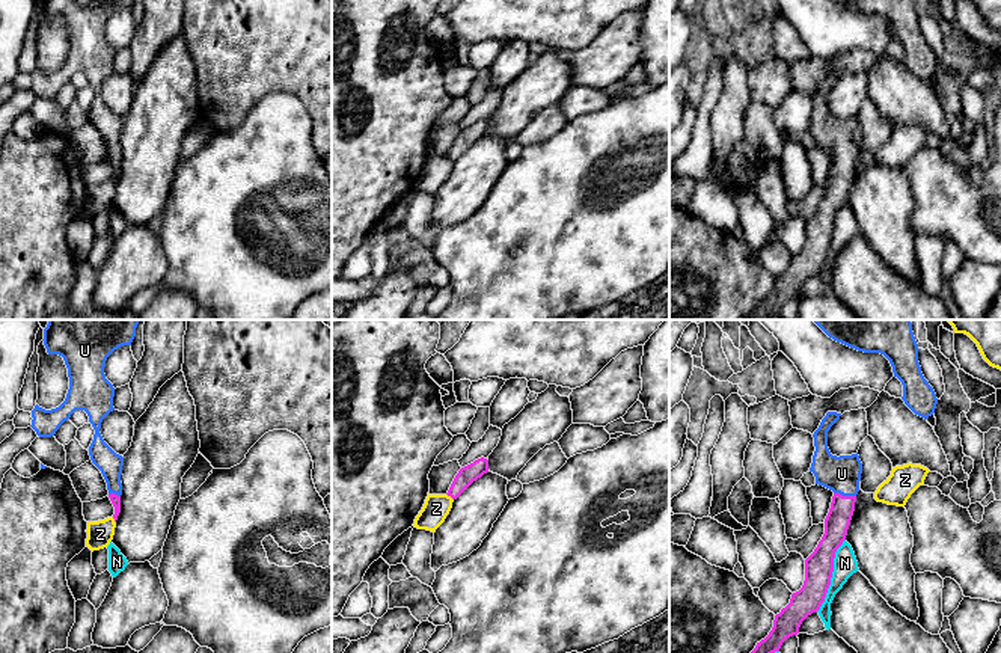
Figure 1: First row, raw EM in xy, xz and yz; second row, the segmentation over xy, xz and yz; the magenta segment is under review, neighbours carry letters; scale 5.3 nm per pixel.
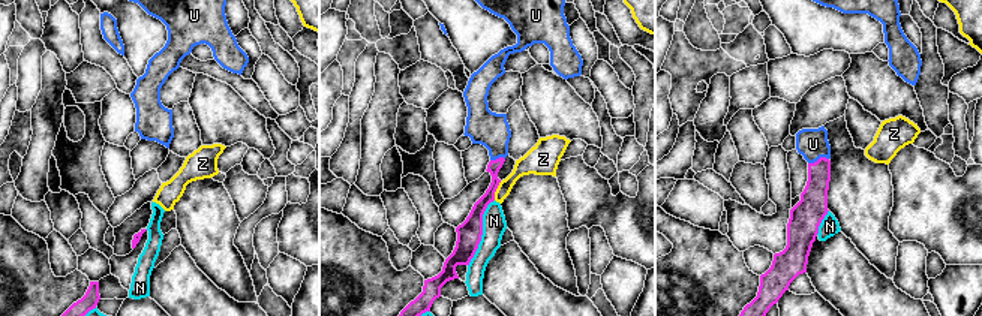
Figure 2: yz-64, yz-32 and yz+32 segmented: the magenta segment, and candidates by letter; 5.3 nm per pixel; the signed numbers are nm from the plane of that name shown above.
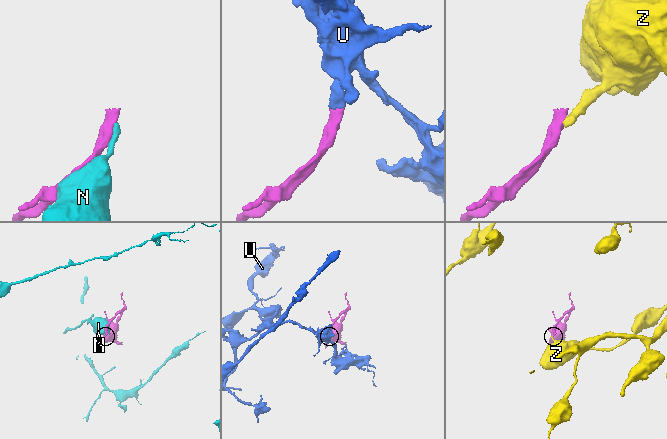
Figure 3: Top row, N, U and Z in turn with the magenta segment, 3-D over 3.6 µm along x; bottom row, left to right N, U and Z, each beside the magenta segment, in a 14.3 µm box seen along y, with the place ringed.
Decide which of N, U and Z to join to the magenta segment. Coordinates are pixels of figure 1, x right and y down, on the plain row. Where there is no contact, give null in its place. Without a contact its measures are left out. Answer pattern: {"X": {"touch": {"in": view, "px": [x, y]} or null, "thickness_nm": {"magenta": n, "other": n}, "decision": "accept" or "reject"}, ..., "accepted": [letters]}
{"N": {"touch": {"in": "yz", "px": [831, 237]}, "thickness_nm": {"magenta": 160, "other": 130}, "decision": "reject"}, "U": {"touch": {"in": "yz", "px": [844, 159]}, "thickness_nm": {"magenta": 130, "other": 190}, "decision": "accept"}, "Z": {"touch": {"in": "xz", "px": [449, 157]}, "thickness_nm": {"magenta": 100, "other": 140}, "decision": "reject"}, "accepted": ["U"]}

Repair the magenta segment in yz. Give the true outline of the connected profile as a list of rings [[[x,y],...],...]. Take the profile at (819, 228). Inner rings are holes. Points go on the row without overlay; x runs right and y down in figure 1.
[[[828,74],[813,97],[816,113],[810,134],[814,136],[816,146],[834,154],[825,181],[825,196],[814,214],[805,222],[802,250],[791,256],[790,265],[775,277],[769,297],[757,305],[746,320],[767,320],[779,314],[782,305],[797,297],[802,284],[817,274],[825,264],[834,234],[835,214],[846,202],[862,136],[858,115],[837,119],[828,110],[828,94],[840,78],[841,75]]]

